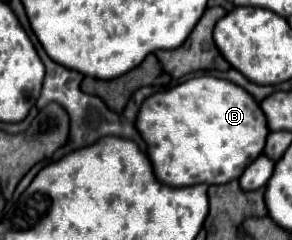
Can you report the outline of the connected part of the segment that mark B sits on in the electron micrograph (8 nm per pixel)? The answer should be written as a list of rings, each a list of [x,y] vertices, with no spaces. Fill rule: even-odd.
[[[212,76],[192,78],[166,92],[148,96],[140,106],[136,128],[148,146],[148,158],[152,162],[154,176],[168,186],[192,186],[200,182],[226,184],[238,178],[246,166],[262,154],[268,136],[266,118],[258,102],[244,88]]]

